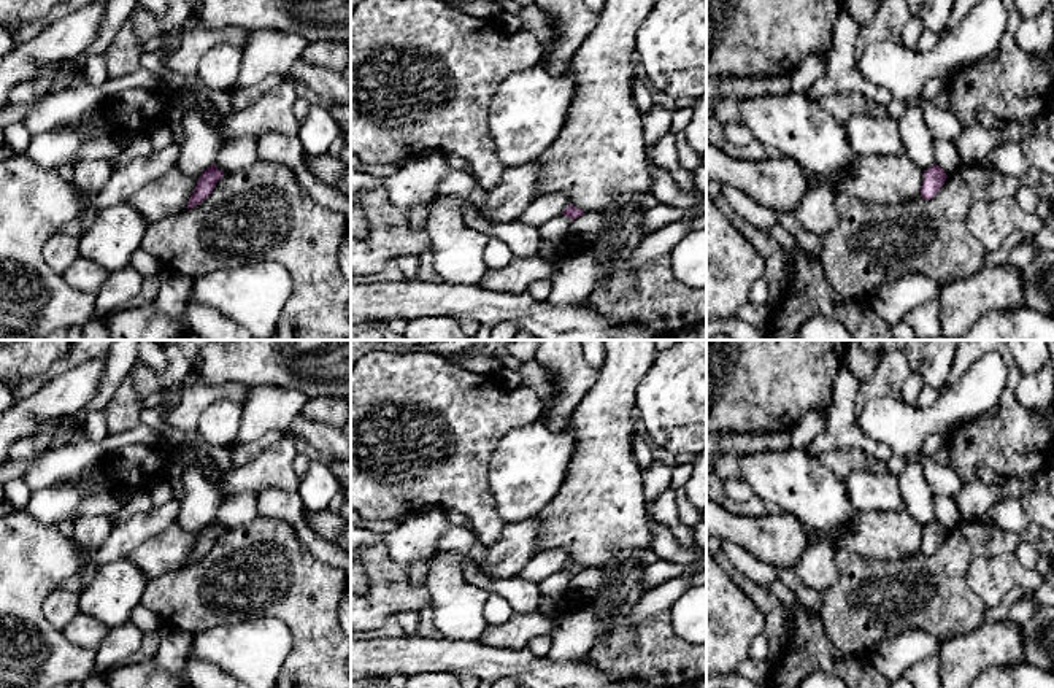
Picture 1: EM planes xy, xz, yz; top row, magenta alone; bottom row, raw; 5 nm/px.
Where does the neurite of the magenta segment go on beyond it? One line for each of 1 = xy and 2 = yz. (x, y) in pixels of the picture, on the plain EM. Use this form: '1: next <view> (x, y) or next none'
1: next none
2: next none

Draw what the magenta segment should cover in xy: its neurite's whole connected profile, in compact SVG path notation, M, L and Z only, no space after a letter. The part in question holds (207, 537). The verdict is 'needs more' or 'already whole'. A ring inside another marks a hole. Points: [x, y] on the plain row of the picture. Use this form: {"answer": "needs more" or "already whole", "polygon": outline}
{"answer": "already whole", "polygon": "M214 520L211 523L208 523L198 534L198 539L187 558L187 566L202 559L213 548L216 539L224 531L225 529L222 526L219 526Z"}

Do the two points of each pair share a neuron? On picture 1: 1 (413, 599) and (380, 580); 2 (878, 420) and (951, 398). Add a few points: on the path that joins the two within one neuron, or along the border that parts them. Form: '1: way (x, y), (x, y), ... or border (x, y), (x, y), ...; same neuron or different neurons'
1: way (405, 596), (394, 593), (388, 587); same neuron
2: way (896, 420), (929, 420), (934, 415); same neuron

